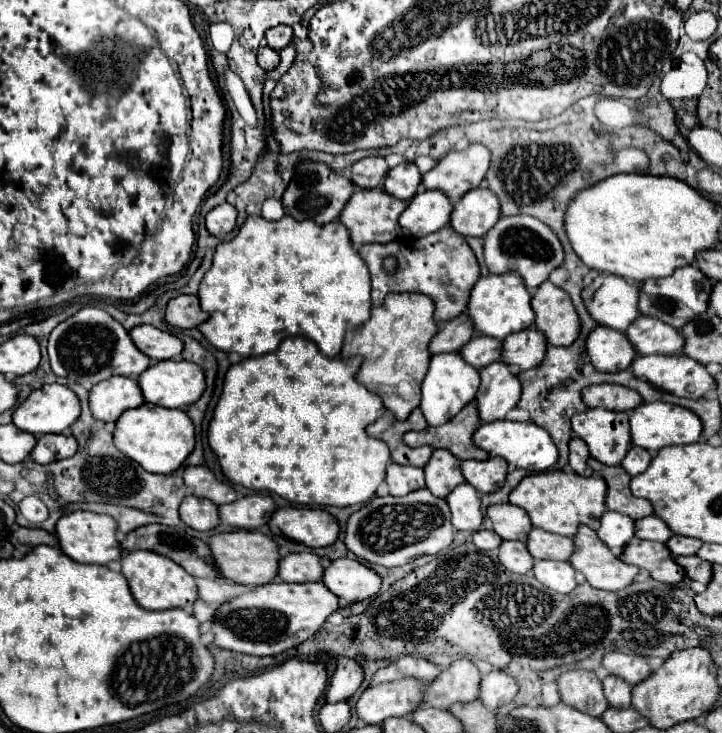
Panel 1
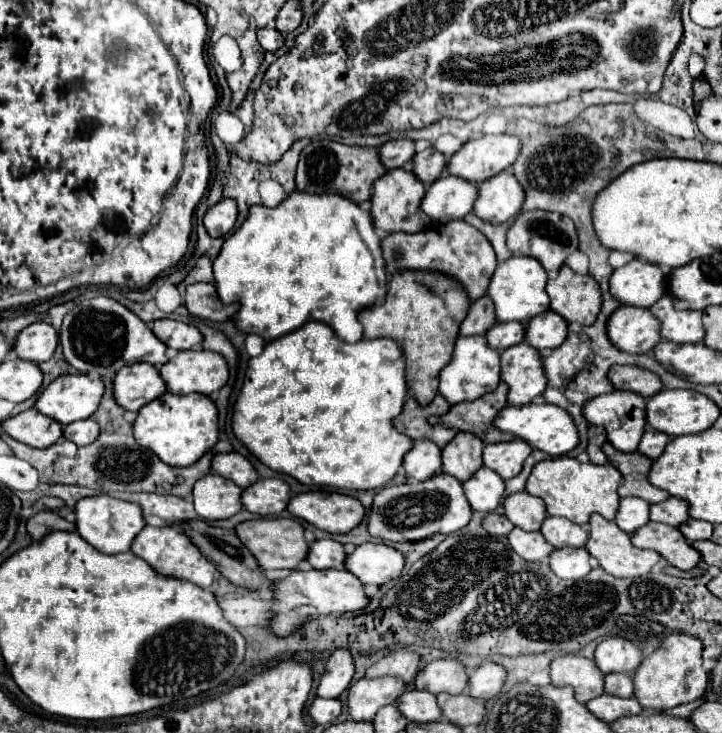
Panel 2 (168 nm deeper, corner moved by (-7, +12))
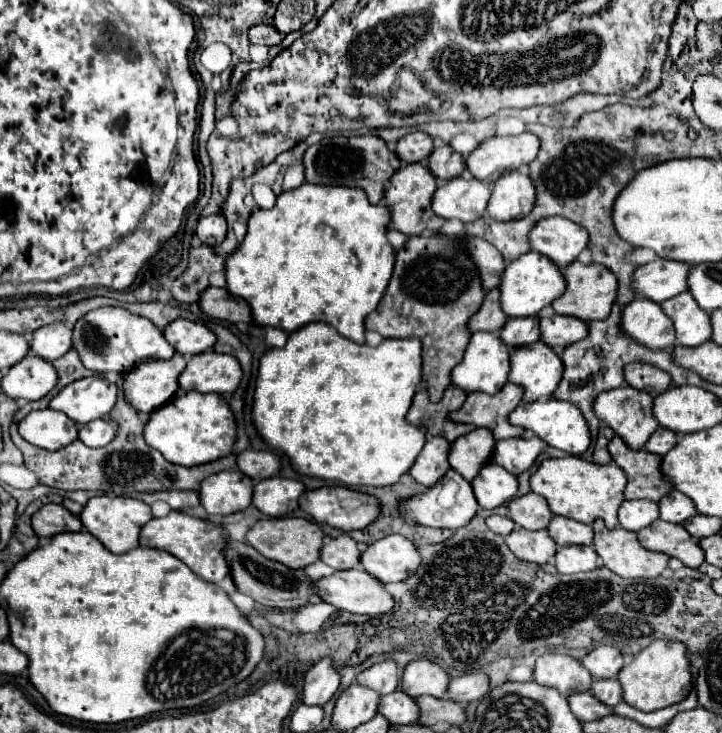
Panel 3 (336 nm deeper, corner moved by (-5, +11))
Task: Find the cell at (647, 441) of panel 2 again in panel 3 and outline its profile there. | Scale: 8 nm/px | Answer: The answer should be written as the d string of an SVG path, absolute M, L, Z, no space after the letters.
M658 427L652 437L648 439L648 443L644 445L644 449L648 453L654 453L654 455L666 455L674 445L676 445L676 433L664 429L664 427Z

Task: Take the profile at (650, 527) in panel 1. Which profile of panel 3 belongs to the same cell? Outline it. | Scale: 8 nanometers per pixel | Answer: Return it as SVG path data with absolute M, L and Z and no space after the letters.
M672 489L666 497L662 497L658 505L660 505L660 519L670 523L684 523L686 519L696 515L692 499L676 489Z

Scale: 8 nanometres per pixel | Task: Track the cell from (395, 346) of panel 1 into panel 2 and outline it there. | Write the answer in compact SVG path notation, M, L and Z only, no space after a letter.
M402 270L392 276L384 304L362 310L358 320L364 326L364 338L386 336L400 342L406 354L408 390L416 396L420 406L426 406L438 394L440 370L452 360L454 342L468 308L468 294L452 276L430 270Z

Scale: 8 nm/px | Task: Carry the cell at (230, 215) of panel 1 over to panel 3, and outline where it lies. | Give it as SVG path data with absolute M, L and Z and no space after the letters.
M216 213L216 215L202 217L202 219L198 221L198 227L196 227L196 237L198 237L204 245L216 247L216 245L220 245L220 243L224 241L226 231L228 231L226 217L224 217L222 213Z

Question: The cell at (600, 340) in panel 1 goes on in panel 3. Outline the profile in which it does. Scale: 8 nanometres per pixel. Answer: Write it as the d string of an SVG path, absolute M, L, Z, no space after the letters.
M636 297L624 307L620 329L626 337L648 349L664 351L674 345L674 325L670 317L662 313L660 305L648 299Z

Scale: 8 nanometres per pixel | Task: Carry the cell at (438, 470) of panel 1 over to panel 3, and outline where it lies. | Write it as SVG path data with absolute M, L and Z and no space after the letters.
M474 429L458 437L450 445L448 461L454 471L458 471L466 481L472 481L476 473L490 461L494 449L494 437L488 429Z

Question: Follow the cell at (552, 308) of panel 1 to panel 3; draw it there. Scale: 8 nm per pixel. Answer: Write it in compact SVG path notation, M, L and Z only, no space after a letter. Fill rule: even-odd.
M580 261L570 263L564 269L564 279L566 279L566 291L552 303L554 311L560 315L572 315L578 317L582 321L592 321L592 319L606 319L610 313L610 307L616 299L616 277L612 271L604 269L602 265L590 263L590 265L582 265ZM568 309L590 309L590 311L568 311ZM596 309L604 309L602 313L596 313Z

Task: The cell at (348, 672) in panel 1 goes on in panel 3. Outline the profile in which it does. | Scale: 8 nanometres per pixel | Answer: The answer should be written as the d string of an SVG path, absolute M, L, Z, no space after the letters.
M322 659L306 673L302 701L304 705L324 705L334 697L338 687L340 687L340 675L332 659Z

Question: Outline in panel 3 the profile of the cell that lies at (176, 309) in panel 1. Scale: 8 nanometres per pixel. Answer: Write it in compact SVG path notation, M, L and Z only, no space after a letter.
M218 287L204 289L200 293L198 305L206 315L214 319L228 323L252 323L248 303L240 297L230 295L226 289L218 289Z

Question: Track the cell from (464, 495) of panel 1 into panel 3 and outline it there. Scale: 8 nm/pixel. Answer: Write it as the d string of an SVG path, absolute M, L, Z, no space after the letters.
M488 463L472 481L476 501L482 509L494 509L510 501L518 491L518 481L496 463Z

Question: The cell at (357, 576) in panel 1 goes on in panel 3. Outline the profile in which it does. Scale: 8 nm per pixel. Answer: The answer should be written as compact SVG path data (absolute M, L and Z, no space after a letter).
M388 535L360 555L360 565L382 583L404 581L420 565L420 555L412 541L402 535Z

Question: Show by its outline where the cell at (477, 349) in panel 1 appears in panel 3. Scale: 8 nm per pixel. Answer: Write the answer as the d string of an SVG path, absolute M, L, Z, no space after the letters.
M528 317L508 319L504 329L500 331L500 339L508 347L522 347L522 345L530 345L530 343L538 341L540 339L538 317L536 319L528 319Z

